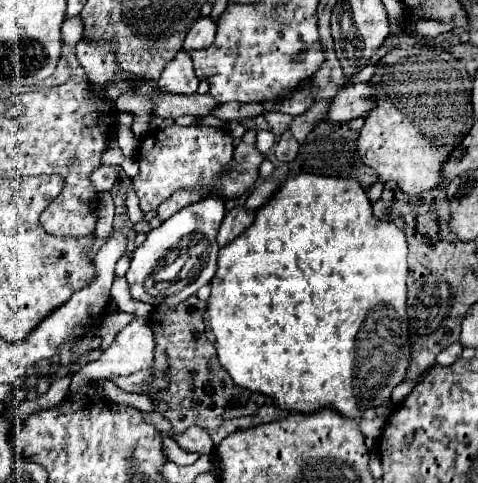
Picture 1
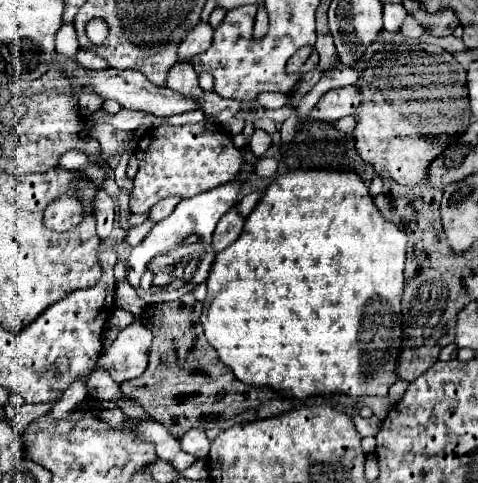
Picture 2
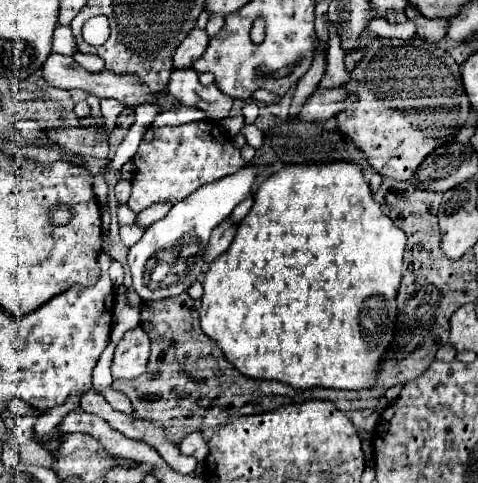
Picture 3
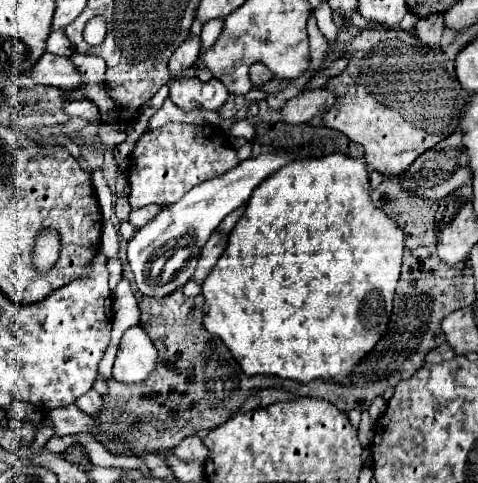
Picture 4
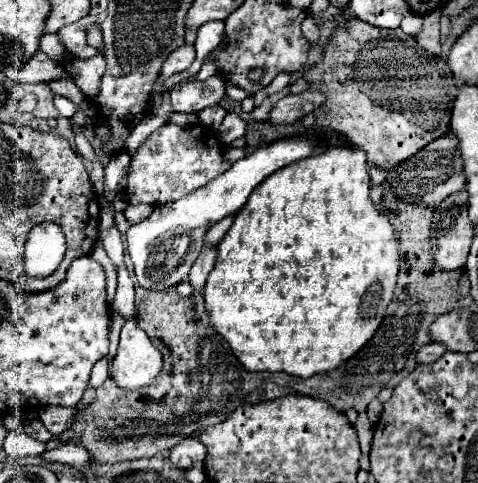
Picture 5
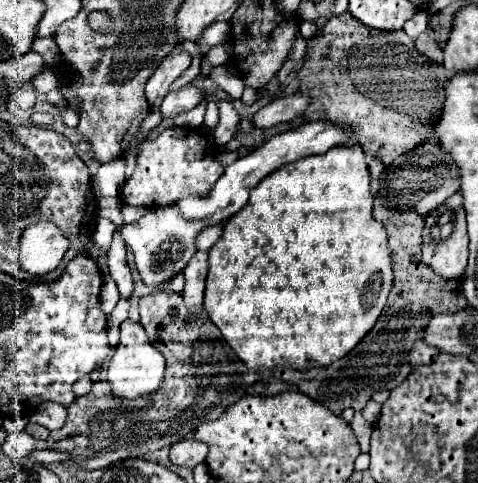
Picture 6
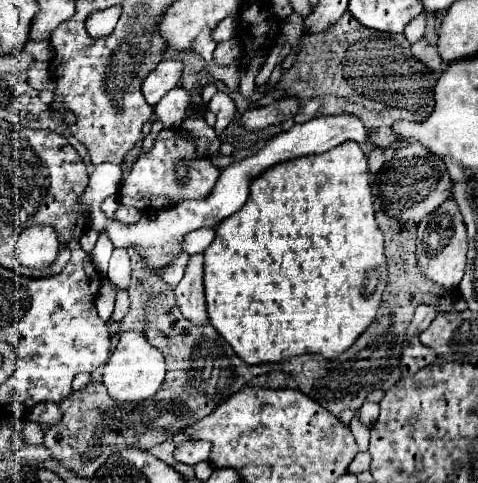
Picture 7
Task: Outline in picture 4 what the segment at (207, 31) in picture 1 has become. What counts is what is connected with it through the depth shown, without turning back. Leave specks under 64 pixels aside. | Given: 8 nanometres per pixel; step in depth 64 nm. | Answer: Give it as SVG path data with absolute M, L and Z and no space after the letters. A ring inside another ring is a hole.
M190 36L188 40L184 40L184 44L176 48L168 68L172 74L180 74L182 70L194 66L198 58L200 58L200 36Z

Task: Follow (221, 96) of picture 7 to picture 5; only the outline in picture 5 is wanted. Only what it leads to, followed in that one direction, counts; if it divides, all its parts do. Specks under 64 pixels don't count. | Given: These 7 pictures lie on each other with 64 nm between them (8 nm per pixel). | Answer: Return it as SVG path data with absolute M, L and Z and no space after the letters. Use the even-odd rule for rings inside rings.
M230 112L230 114L226 114L226 118L224 118L218 134L220 134L220 140L224 144L230 144L232 140L242 138L246 134L246 122L238 114Z

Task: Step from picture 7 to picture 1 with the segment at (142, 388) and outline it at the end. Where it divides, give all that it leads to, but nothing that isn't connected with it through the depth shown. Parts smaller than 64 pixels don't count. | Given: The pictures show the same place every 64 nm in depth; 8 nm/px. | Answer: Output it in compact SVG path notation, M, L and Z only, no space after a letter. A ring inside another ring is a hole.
M134 318L110 344L110 348L102 350L100 360L90 362L88 366L84 366L72 380L76 380L80 384L80 380L88 378L88 380L110 380L114 382L120 390L124 392L140 392L142 384L152 382L152 364L154 364L154 348L156 348L156 340L152 336L152 328L148 326L146 318Z

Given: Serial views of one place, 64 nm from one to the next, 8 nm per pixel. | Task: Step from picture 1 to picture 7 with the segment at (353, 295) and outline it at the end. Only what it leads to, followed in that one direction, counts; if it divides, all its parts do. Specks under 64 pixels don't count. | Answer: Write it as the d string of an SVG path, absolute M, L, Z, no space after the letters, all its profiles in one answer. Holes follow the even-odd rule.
M344 142L324 154L304 156L296 160L288 160L282 164L272 166L262 176L256 178L250 186L248 202L242 210L228 216L224 222L216 226L216 240L204 252L204 286L206 286L206 306L208 318L212 326L226 338L226 342L234 348L234 352L246 364L268 364L280 362L288 356L300 354L320 354L326 360L336 358L340 352L348 350L356 338L372 324L376 312L380 308L380 300L384 288L388 286L388 270L386 270L386 256L384 256L384 234L380 232L374 220L374 204L372 204L372 190L370 190L370 170L368 160L362 148L356 142Z

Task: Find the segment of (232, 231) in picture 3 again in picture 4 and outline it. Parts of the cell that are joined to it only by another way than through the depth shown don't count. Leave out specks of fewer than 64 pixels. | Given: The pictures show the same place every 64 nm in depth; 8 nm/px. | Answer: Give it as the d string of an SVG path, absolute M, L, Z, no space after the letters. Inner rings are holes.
M212 232L210 240L206 242L206 246L202 248L202 254L200 254L200 260L198 260L198 268L196 268L196 274L194 274L194 280L198 284L204 282L204 278L208 276L208 272L212 270L212 266L216 264L216 260L222 256L224 248L226 248L226 242L228 242L228 234L222 234L222 232Z

